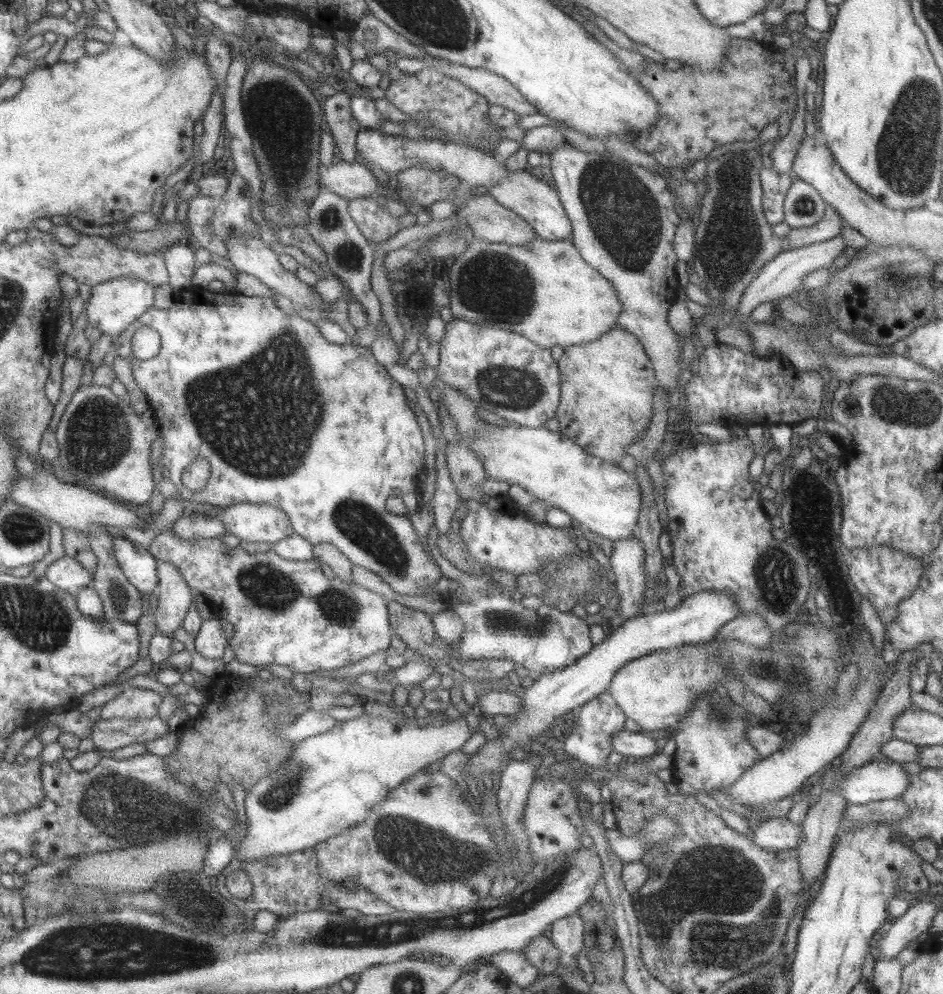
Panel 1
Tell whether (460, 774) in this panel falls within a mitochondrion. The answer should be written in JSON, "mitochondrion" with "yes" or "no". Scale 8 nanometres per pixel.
{"mitochondrion":"no"}

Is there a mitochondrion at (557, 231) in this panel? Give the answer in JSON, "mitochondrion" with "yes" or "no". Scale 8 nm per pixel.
{"mitochondrion":"no"}

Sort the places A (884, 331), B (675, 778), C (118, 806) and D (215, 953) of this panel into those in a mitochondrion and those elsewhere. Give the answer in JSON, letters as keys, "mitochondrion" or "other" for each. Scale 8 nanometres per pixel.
{"A":"other","B":"other","C":"mitochondrion","D":"mitochondrion"}

